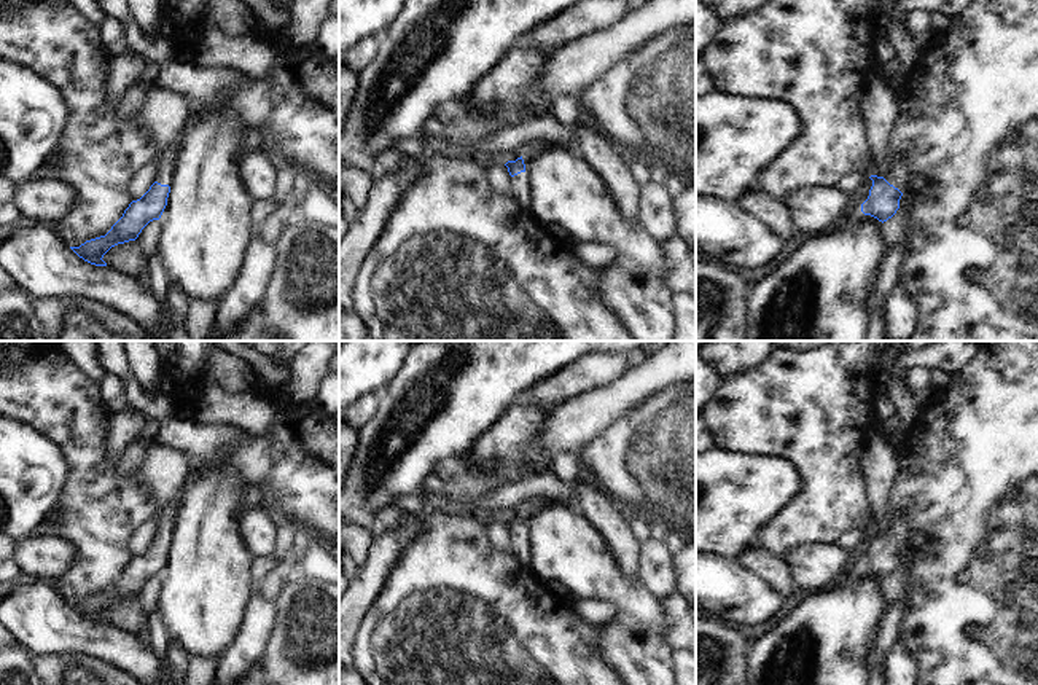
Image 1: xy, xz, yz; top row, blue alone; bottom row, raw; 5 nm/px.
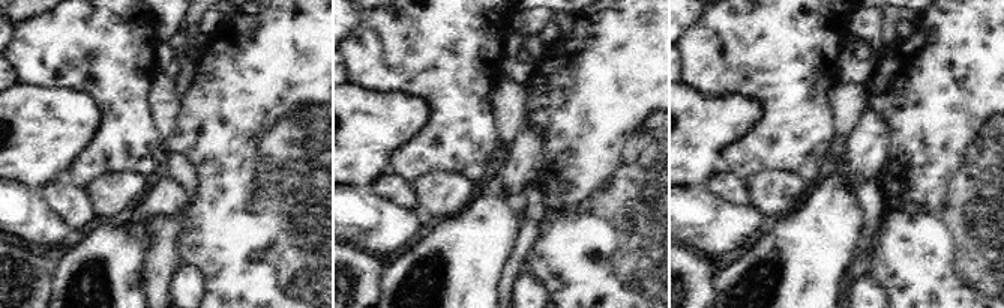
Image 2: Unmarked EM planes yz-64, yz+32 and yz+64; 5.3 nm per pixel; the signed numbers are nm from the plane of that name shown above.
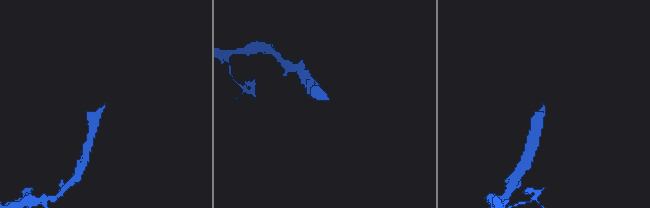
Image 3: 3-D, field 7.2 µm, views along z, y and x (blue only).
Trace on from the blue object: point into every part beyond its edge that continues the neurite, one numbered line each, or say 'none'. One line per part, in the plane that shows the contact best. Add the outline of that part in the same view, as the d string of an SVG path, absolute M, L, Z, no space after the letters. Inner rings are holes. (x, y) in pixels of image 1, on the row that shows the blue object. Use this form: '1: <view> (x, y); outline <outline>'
1: yz (900, 174); outline M904 153L888 156L888 172L885 180L898 188L901 193L911 193L912 170L909 167L909 158Z

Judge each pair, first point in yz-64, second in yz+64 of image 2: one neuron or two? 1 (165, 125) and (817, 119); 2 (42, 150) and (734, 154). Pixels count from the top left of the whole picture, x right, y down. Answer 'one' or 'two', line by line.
1: two
2: two

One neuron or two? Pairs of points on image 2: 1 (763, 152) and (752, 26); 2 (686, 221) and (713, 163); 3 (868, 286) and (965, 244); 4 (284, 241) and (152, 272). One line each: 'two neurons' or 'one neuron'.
1: one neuron
2: two neurons
3: two neurons
4: two neurons

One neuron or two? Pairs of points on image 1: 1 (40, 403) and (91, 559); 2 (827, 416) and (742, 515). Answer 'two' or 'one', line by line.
1: one
2: two

